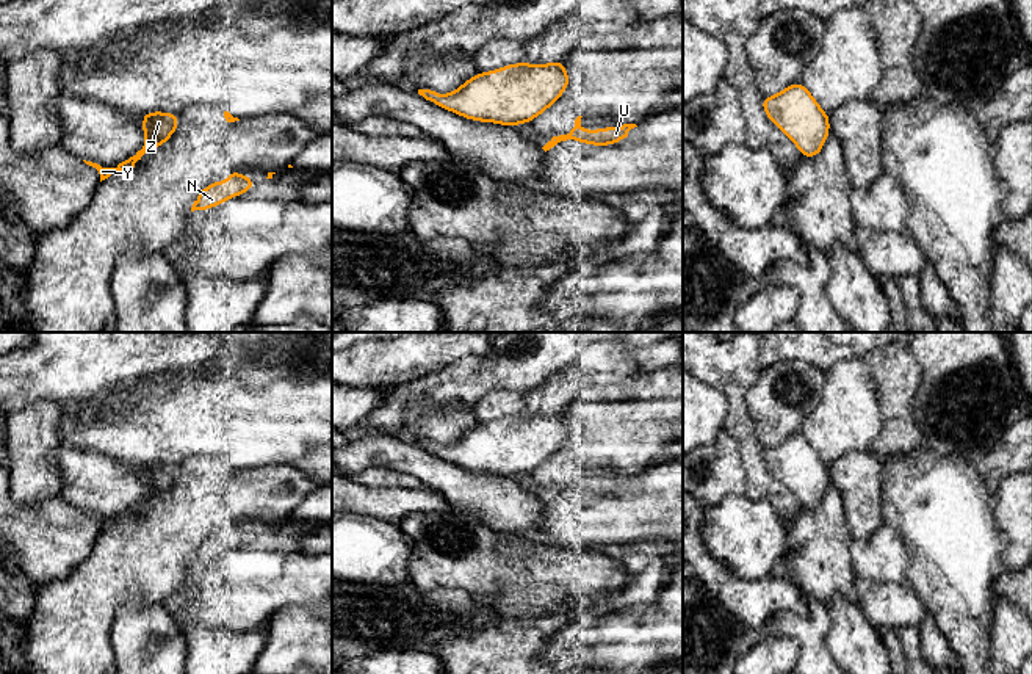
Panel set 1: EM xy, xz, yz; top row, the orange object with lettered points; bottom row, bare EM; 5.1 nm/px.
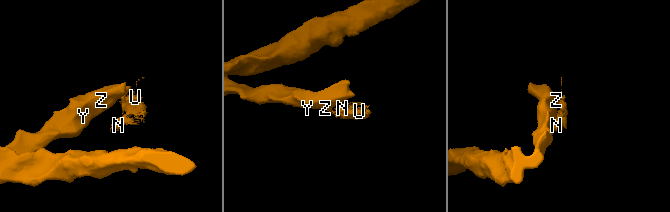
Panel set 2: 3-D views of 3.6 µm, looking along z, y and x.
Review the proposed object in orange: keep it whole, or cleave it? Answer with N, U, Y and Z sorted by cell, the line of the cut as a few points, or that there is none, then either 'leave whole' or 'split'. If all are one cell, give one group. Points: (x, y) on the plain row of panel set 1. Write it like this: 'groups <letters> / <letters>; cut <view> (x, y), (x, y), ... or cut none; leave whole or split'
groups N U / Y Z; cut xz (519, 474), (508, 475); split

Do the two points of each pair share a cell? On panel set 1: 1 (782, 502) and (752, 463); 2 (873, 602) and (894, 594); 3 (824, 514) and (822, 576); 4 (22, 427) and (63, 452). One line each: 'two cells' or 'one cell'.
1: one cell
2: one cell
3: one cell
4: two cells

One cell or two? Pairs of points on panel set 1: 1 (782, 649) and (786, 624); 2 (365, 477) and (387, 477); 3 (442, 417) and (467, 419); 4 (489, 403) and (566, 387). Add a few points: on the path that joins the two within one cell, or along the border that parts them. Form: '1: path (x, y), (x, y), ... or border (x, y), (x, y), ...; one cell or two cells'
1: border (772, 630), (790, 635), (799, 645), (801, 657); two cells
2: path (370, 477), (382, 477); one cell
3: path (448, 419), (461, 419); one cell
4: path (508, 403), (541, 402), (547, 398); one cell

